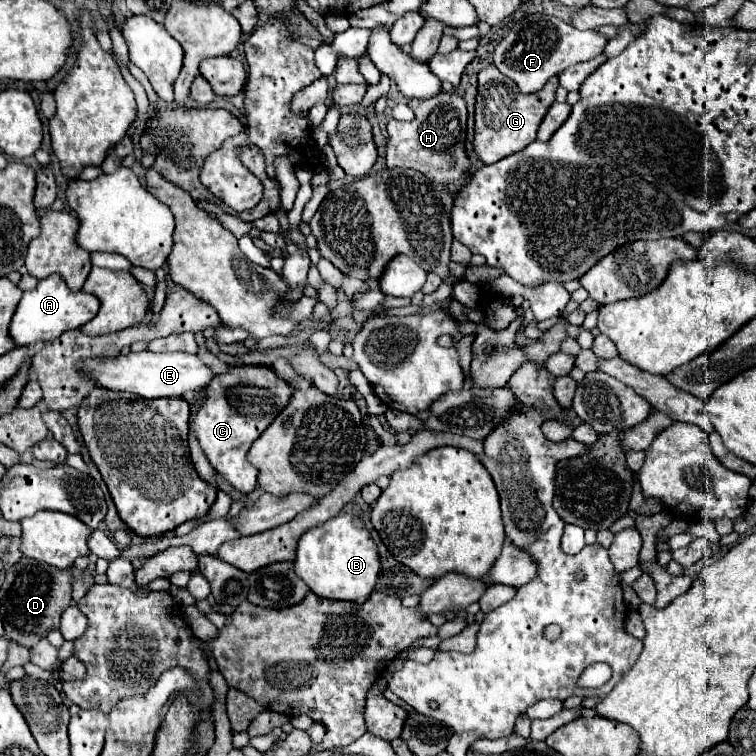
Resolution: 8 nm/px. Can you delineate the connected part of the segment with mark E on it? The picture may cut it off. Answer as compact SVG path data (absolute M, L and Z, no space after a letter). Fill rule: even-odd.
M129 353L129 355L117 355L107 357L103 361L85 361L81 365L97 385L107 387L111 391L129 391L133 395L145 397L145 399L159 399L159 397L183 397L187 391L201 391L205 389L211 379L215 377L213 369L205 365L199 355L193 353Z

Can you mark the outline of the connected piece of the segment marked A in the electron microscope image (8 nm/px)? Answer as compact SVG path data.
M51 275L37 283L35 289L23 293L21 303L17 305L17 311L13 315L9 335L15 341L15 345L31 345L37 341L51 341L59 337L65 331L79 329L87 321L91 321L99 311L99 301L95 295L87 295L83 291L69 291L67 285L59 275Z

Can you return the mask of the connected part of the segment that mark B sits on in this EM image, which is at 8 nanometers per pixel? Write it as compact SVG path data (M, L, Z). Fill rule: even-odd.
M339 513L327 523L311 527L311 531L301 535L293 565L295 573L309 585L309 589L317 597L355 603L367 601L381 569L377 545L371 539L371 533L365 529L363 521L351 513Z

